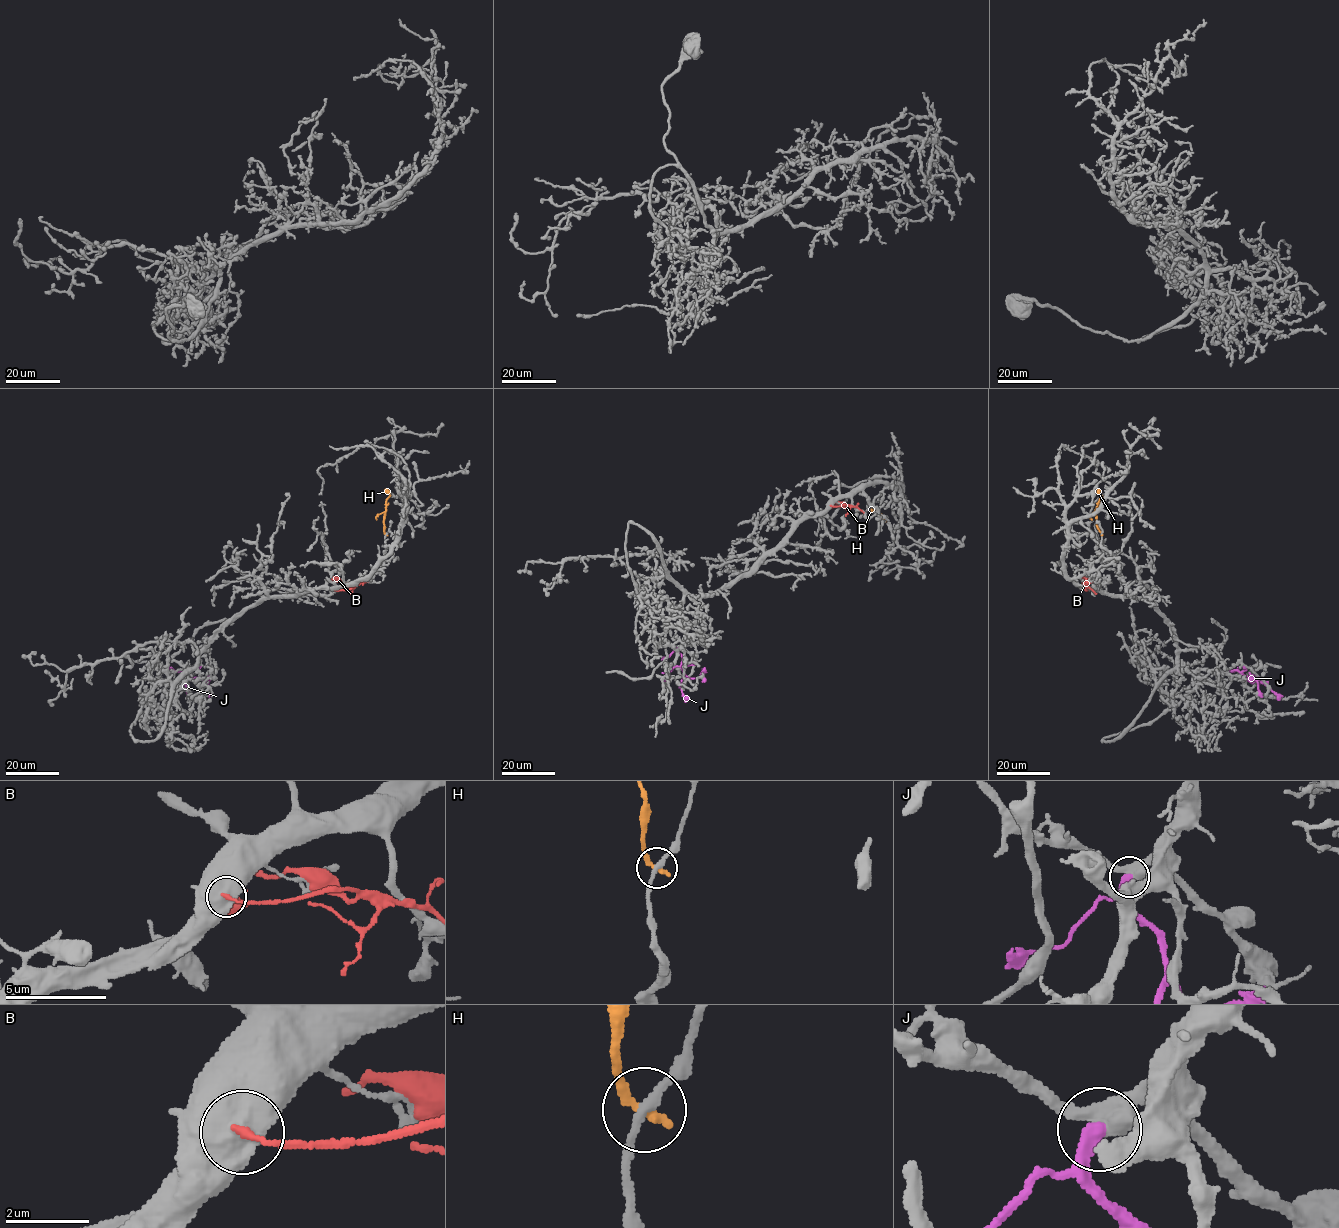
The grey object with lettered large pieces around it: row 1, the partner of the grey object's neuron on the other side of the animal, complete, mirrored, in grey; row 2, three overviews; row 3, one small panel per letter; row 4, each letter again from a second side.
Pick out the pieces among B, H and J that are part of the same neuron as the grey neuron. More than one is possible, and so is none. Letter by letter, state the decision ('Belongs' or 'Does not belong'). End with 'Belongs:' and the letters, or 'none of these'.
B: Does not belong
H: Does not belong
J: Does not belong
Belongs: none of these

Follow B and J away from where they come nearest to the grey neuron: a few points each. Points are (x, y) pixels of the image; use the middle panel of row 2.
B: (831, 505), (847, 505), (838, 502), (828, 508)
J: (678, 648), (684, 674), (691, 679), (703, 677), (705, 681)

